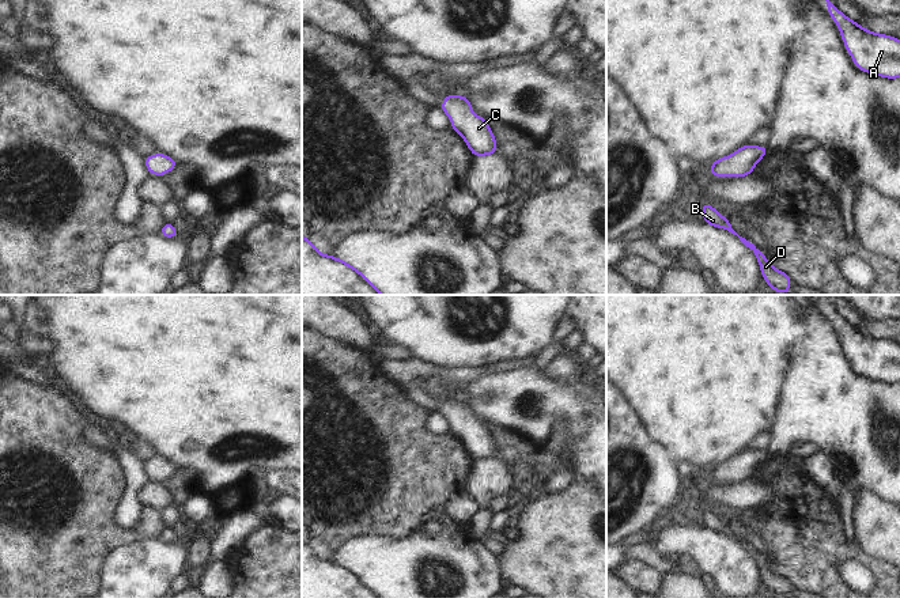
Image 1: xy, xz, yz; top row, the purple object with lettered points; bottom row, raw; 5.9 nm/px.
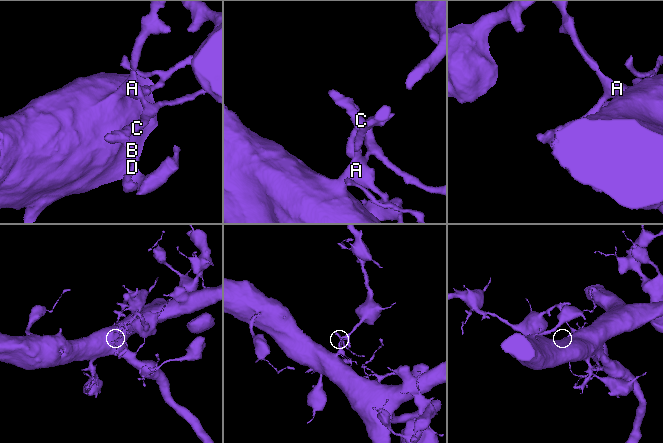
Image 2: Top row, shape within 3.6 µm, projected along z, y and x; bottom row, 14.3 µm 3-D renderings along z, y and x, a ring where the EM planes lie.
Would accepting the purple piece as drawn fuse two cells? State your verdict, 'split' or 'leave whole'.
leave whole

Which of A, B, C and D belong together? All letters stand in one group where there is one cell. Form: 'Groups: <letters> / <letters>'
Groups: A B C D.

